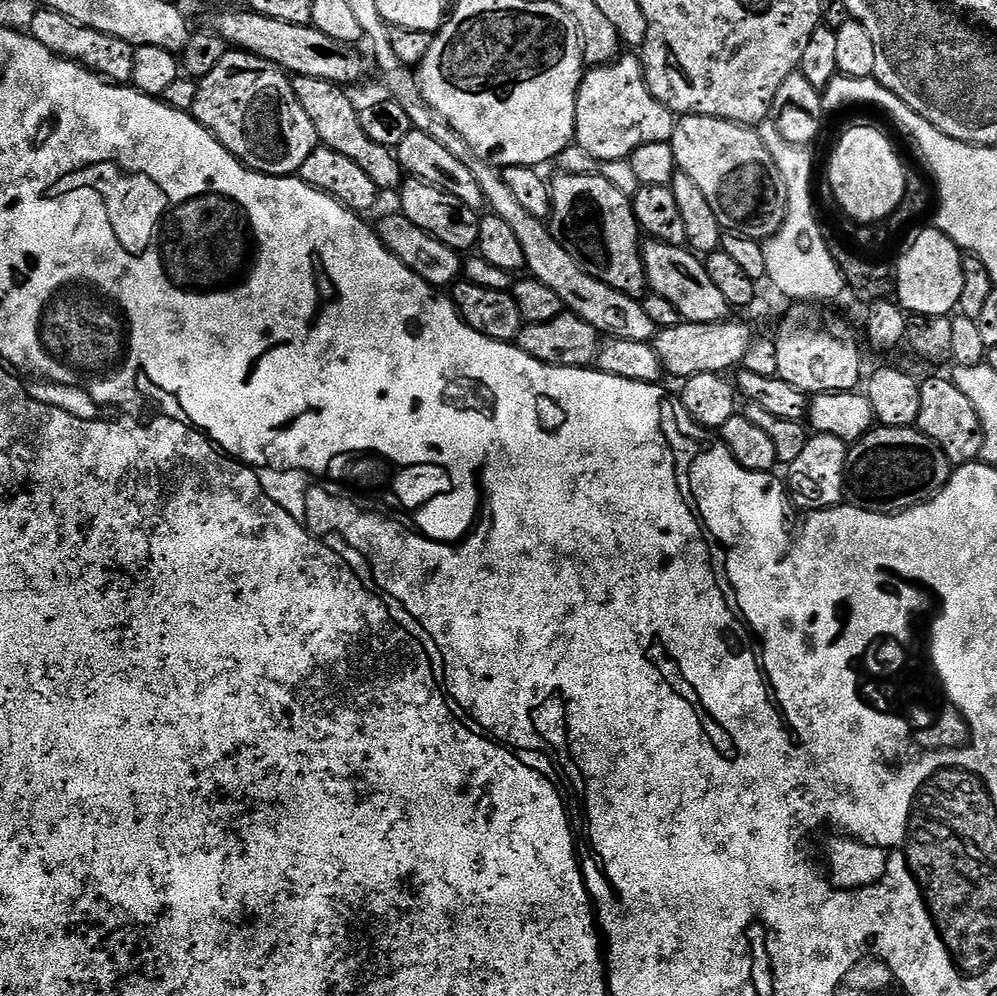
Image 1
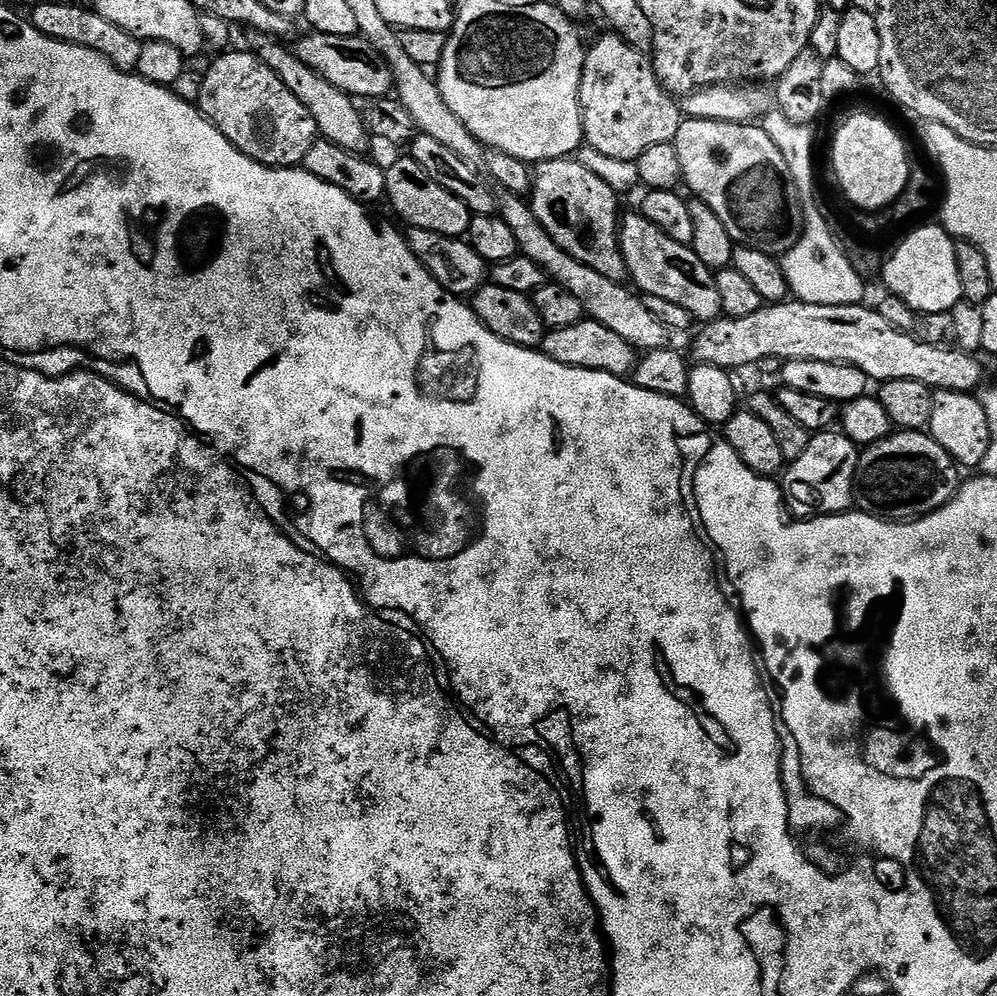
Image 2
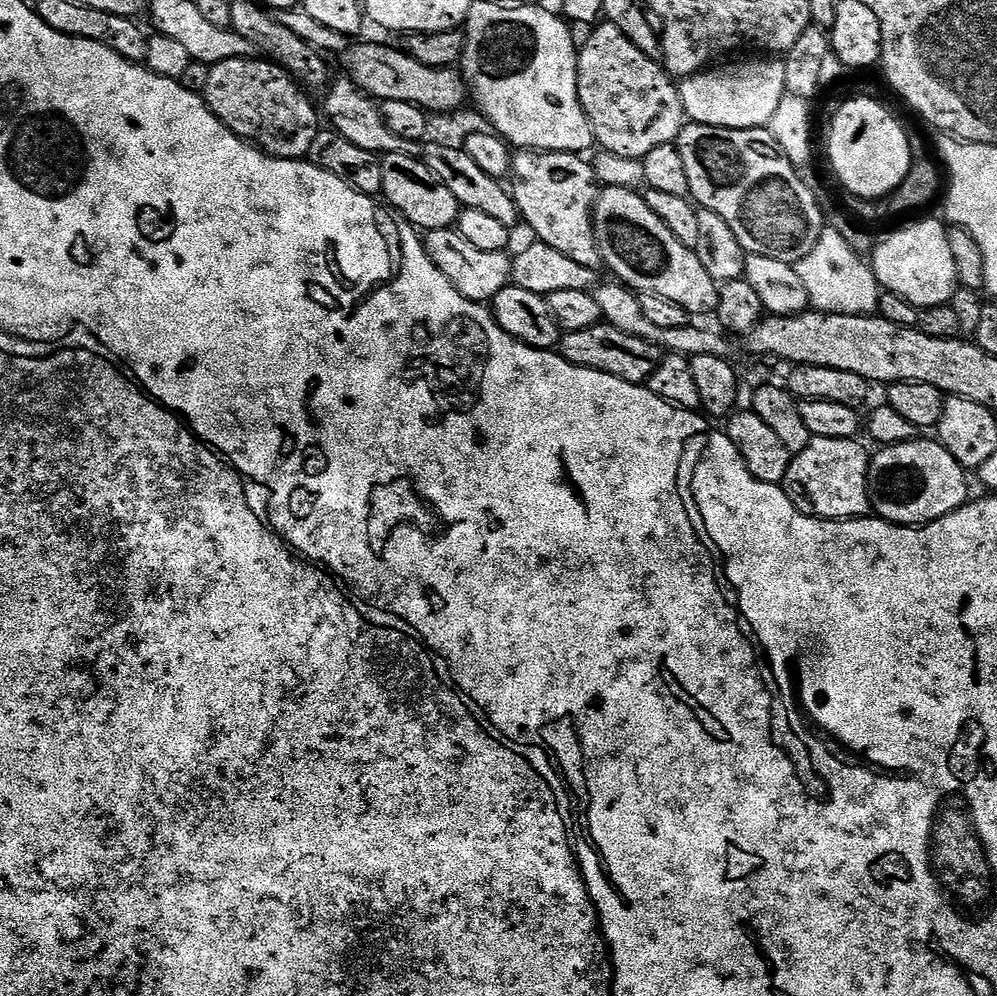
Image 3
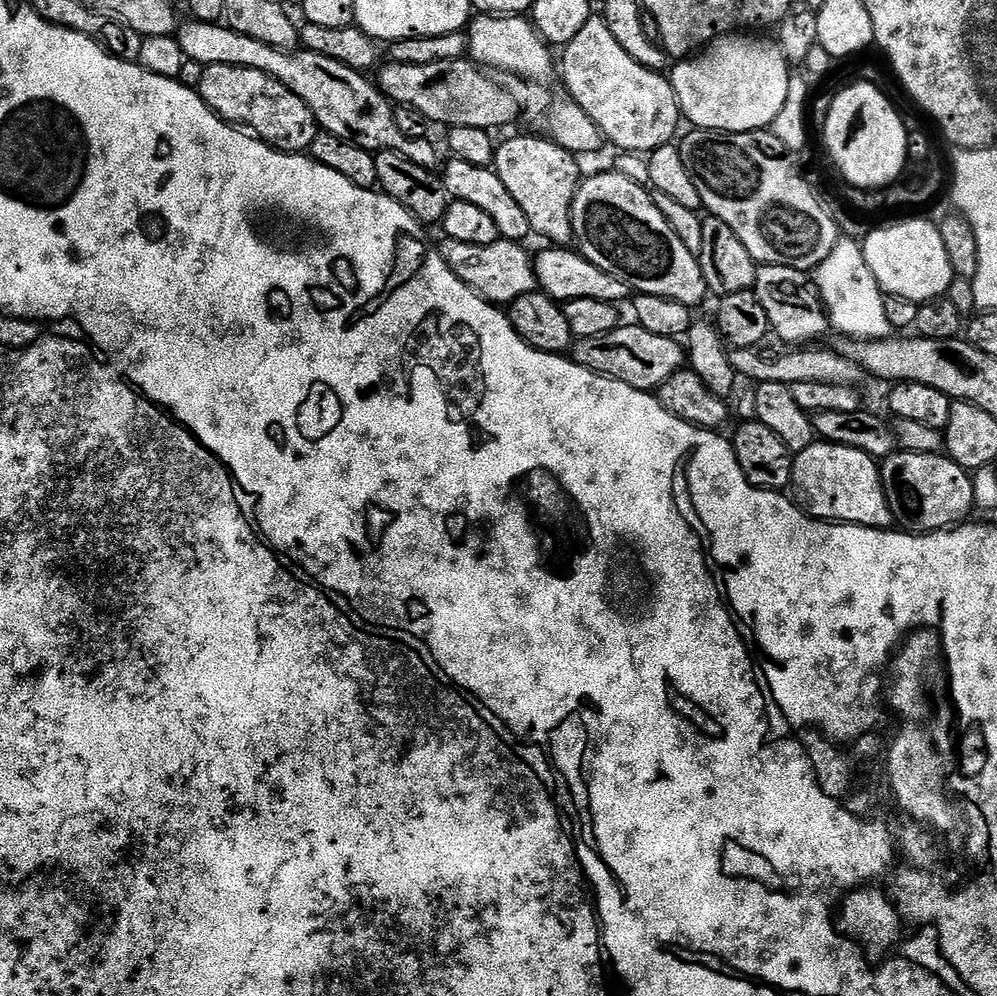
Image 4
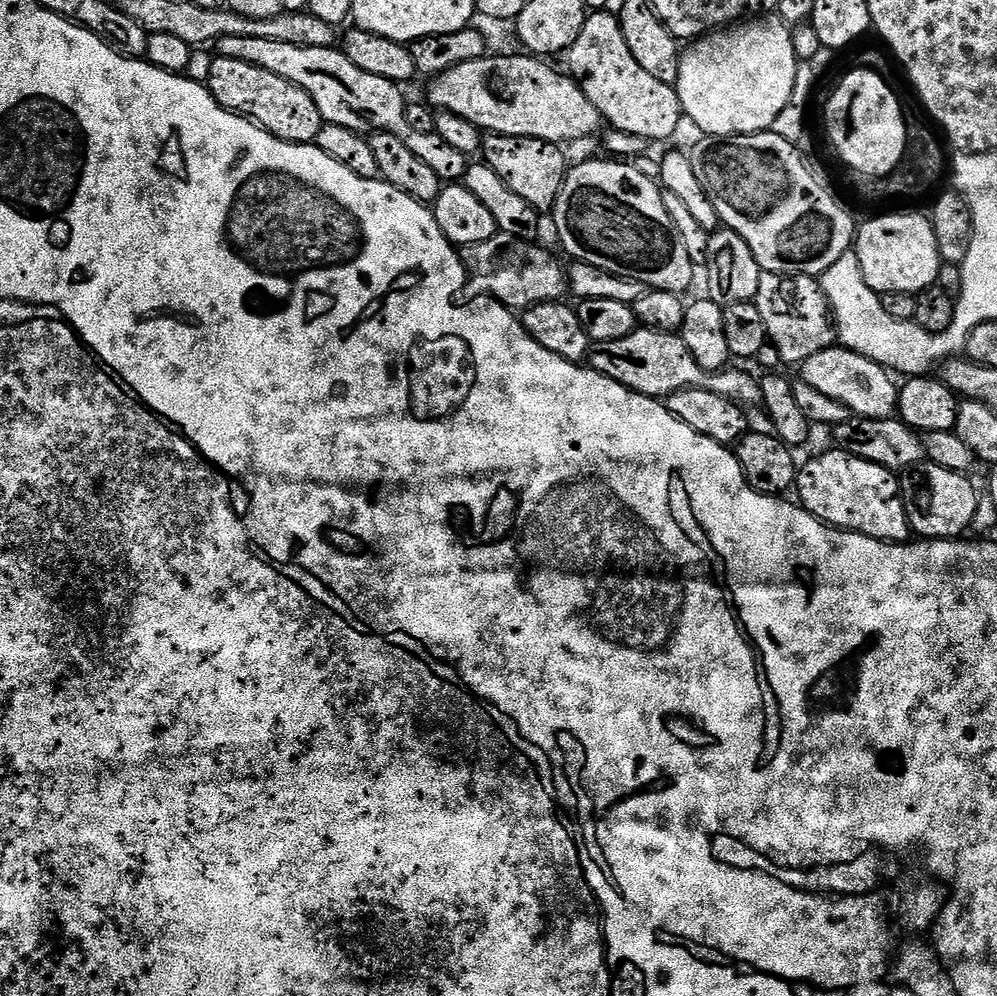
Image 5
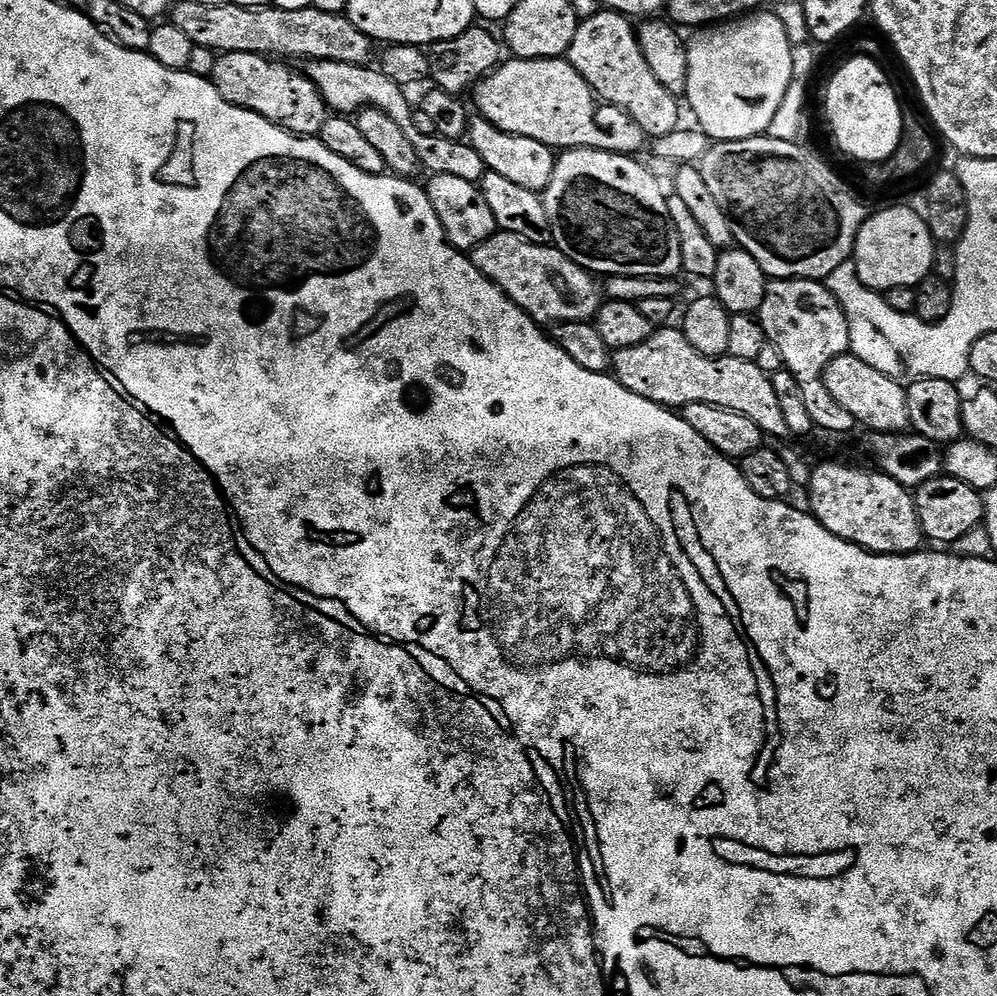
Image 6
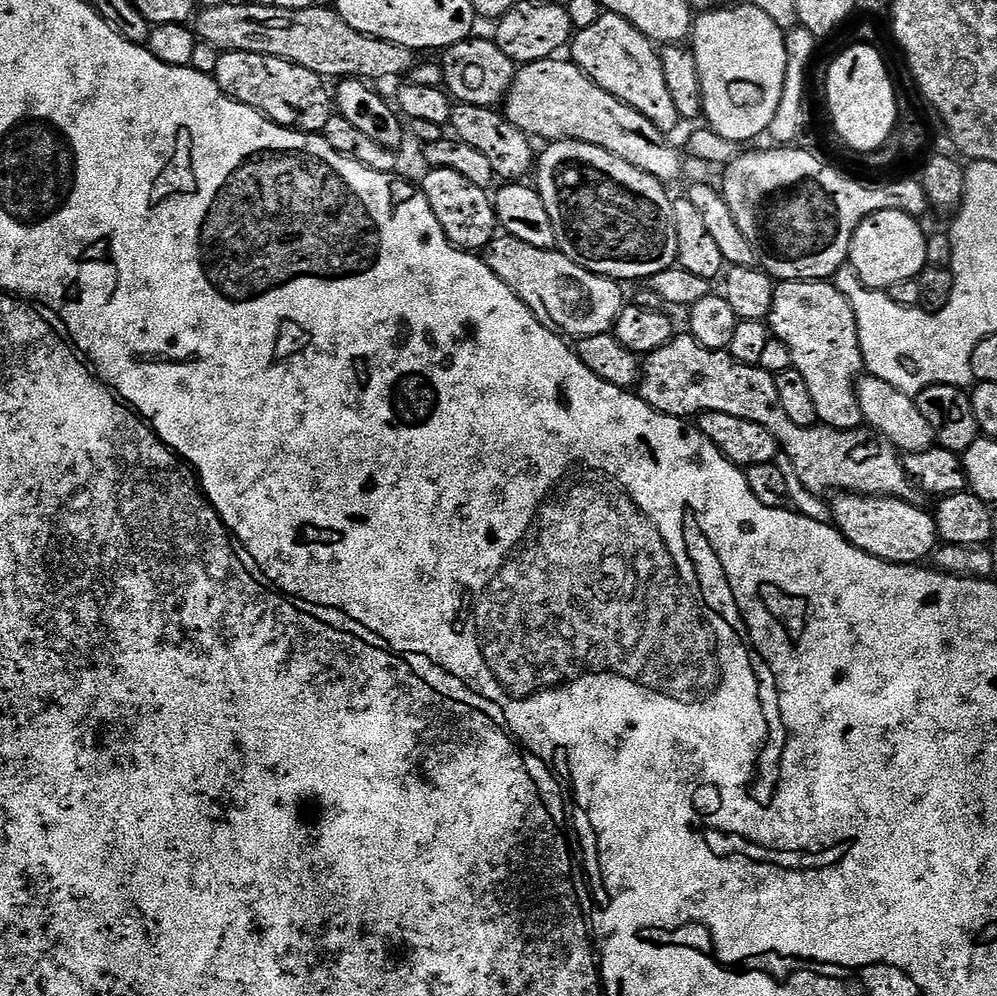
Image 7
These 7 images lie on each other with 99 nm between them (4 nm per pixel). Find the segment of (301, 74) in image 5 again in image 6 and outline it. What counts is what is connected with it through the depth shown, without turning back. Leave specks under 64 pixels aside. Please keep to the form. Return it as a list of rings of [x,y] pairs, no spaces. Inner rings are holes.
[[[309,60],[303,65],[305,76],[314,82],[318,94],[322,94],[325,104],[336,114],[356,114],[366,108],[377,108],[382,114],[390,114],[391,120],[406,134],[406,139],[418,150],[421,169],[432,176],[438,174],[454,174],[454,178],[463,178],[465,182],[479,184],[486,171],[482,162],[482,154],[474,150],[467,139],[451,140],[445,136],[422,134],[418,126],[414,126],[414,104],[408,101],[409,94],[398,82],[391,80],[379,67],[346,62],[330,62],[329,60]]]

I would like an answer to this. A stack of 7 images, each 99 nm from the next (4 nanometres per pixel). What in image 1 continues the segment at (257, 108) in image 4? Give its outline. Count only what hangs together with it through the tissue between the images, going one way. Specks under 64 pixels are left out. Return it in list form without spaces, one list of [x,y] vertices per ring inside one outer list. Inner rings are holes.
[[[229,50],[222,62],[218,62],[218,66],[210,70],[210,74],[198,81],[196,89],[198,98],[194,98],[190,115],[250,170],[267,176],[295,176],[299,173],[302,162],[306,162],[306,158],[310,158],[310,154],[318,147],[314,122],[310,122],[310,114],[302,110],[292,89],[291,79],[261,56]]]

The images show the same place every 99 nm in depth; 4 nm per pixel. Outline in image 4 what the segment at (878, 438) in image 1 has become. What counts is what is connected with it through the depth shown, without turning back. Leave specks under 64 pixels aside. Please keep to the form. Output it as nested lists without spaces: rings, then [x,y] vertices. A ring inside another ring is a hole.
[[[893,451],[880,464],[880,477],[893,521],[913,534],[945,531],[967,521],[976,508],[968,469],[958,466],[946,454]]]

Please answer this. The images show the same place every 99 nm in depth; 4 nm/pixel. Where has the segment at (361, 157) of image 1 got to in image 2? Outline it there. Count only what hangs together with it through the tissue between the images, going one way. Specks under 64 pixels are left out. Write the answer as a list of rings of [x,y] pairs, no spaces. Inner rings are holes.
[[[249,31],[247,35],[247,47],[266,66],[270,66],[270,70],[274,70],[278,78],[282,78],[290,94],[294,94],[298,102],[302,102],[306,110],[310,110],[316,123],[316,131],[323,139],[334,142],[334,146],[342,146],[342,150],[361,154],[369,151],[367,148],[370,133],[368,127],[364,125],[364,113],[359,107],[356,109],[357,101],[353,97],[338,90],[338,86],[333,86],[331,82],[326,82],[326,78],[322,78],[318,70],[310,70],[310,66],[306,66],[306,62],[302,62],[302,58],[298,58],[295,51],[283,39],[255,31]]]

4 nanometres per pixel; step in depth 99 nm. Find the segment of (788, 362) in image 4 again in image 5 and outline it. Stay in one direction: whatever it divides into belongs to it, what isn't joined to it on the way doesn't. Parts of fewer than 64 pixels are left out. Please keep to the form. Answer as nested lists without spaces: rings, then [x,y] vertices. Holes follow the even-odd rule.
[[[843,346],[818,350],[818,354],[810,354],[810,358],[806,358],[803,364],[799,365],[798,372],[802,383],[814,386],[818,394],[843,404],[851,415],[879,420],[890,420],[897,415],[900,390],[897,381],[892,381],[893,373],[854,350]]]

